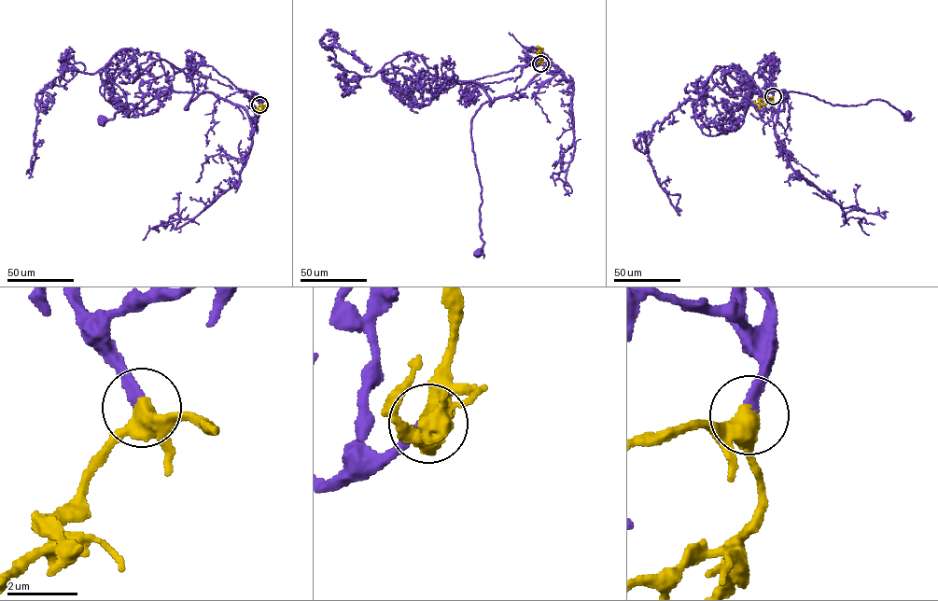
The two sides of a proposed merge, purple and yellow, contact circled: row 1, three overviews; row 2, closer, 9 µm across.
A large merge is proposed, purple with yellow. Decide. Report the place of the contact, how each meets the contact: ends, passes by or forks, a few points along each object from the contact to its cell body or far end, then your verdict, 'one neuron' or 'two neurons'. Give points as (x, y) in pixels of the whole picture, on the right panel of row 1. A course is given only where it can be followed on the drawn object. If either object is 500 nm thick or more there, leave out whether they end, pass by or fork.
place (773, 96); purple ends; yellow passes by; course purple (773, 96), (761, 67), (748, 80), (740, 73), (777, 110), (789, 91), (832, 104), (883, 100), (907, 116); course yellow (773, 96), (756, 103), (754, 100); one neuron

